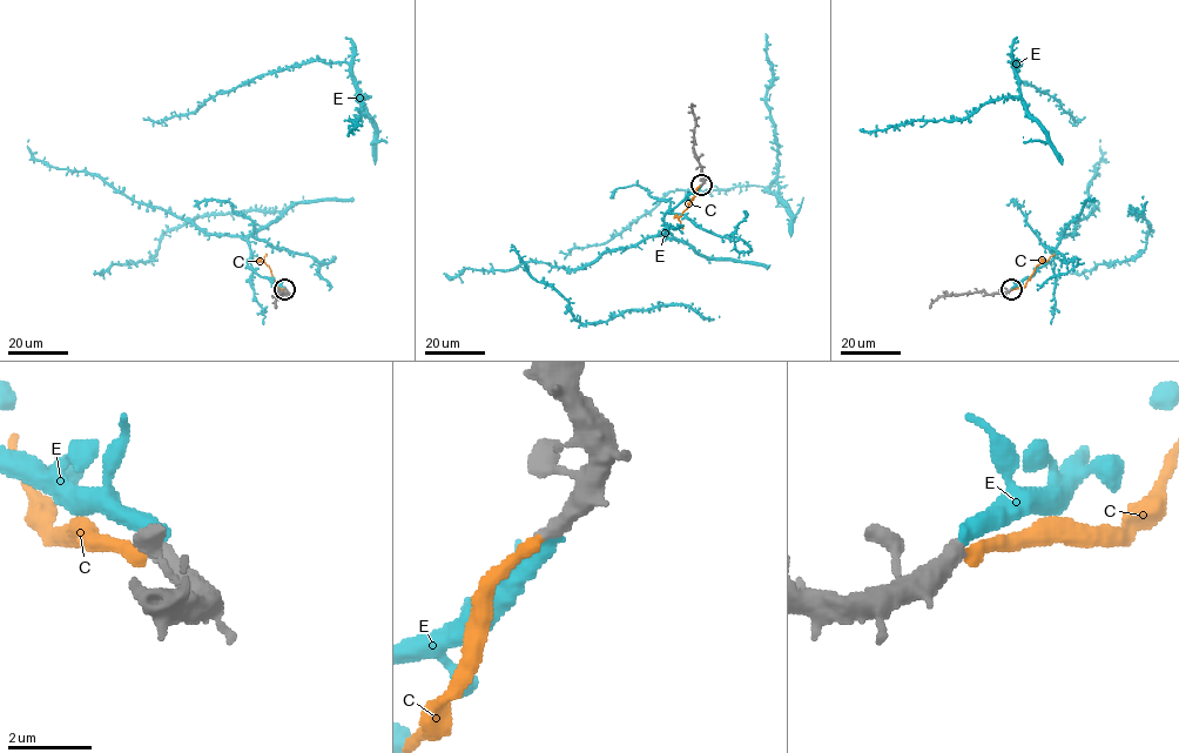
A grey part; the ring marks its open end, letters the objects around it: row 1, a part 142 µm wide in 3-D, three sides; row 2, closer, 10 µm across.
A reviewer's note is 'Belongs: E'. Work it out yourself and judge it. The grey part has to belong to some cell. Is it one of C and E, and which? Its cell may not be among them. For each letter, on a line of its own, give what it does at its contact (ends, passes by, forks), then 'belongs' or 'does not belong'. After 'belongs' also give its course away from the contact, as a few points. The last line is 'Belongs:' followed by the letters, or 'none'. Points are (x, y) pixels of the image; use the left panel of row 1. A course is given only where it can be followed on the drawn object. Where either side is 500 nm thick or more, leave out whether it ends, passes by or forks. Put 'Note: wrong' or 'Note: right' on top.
Note: right
C: it ends; does not belong
E: it ends; belongs
Belongs: E

